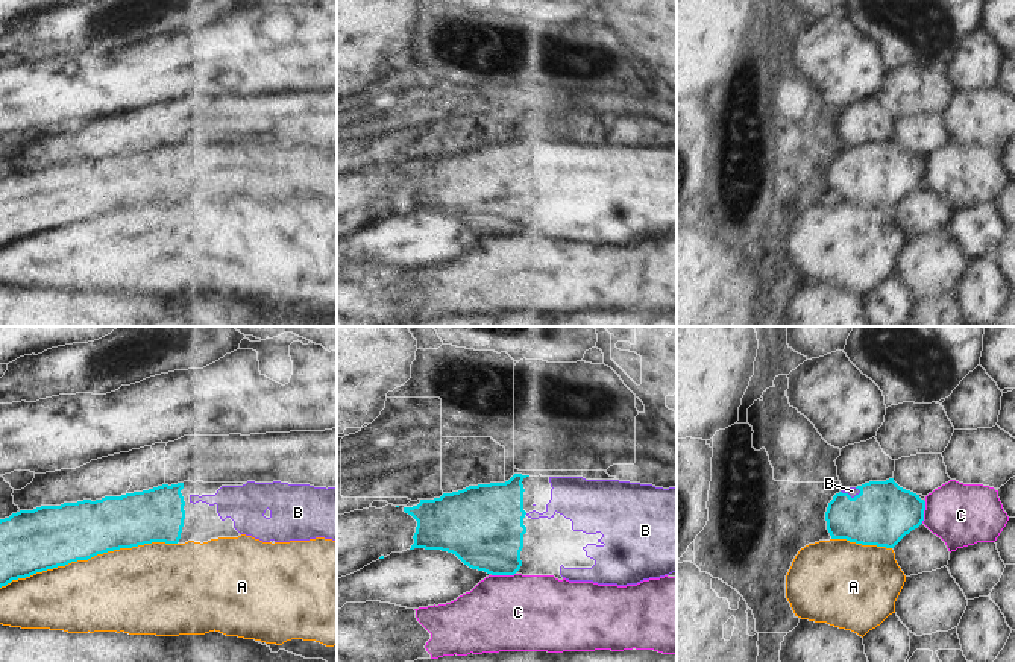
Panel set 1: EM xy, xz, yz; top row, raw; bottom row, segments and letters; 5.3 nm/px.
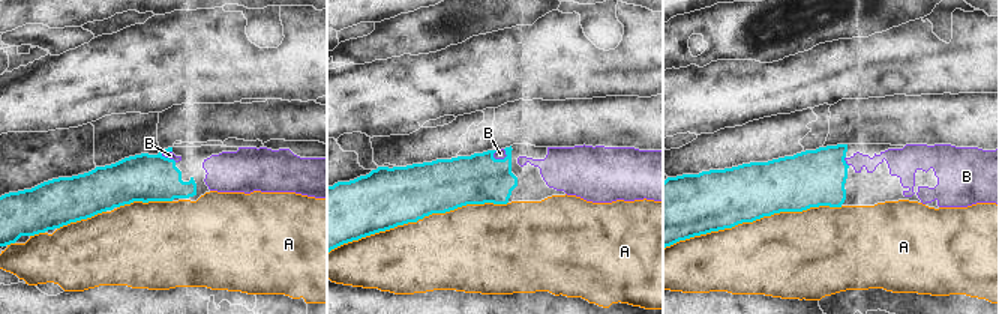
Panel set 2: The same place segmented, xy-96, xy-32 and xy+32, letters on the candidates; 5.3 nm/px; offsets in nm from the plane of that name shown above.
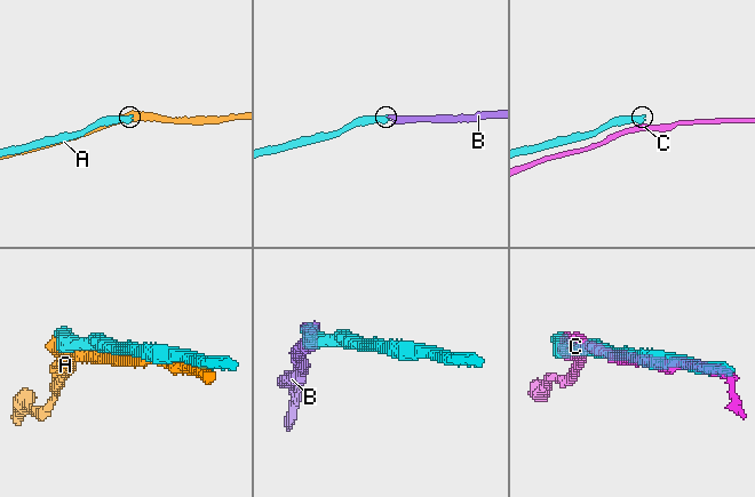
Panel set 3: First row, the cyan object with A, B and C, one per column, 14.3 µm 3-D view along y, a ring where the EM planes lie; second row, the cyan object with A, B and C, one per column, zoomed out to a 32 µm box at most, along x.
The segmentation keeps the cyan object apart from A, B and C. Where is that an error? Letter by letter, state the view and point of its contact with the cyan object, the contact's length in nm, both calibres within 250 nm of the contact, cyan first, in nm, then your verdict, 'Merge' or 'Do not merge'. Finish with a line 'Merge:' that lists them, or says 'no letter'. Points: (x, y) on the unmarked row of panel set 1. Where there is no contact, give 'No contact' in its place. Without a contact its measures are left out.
A: Touches cyan at xy (88, 217). Shared border 950 nm. Thickness 340 nm (cyan) against 440 nm. Do not merge
B: Touches cyan at yz (850, 157). Shared border 110 nm. Thickness 320 nm (cyan) against 50 nm. Merge
C: Touches cyan at xz (502, 234). Shared border 130 nm. Thickness 400 nm (cyan) against 400 nm. Do not merge
Merge: B.

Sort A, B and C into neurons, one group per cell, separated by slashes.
A / B / C

